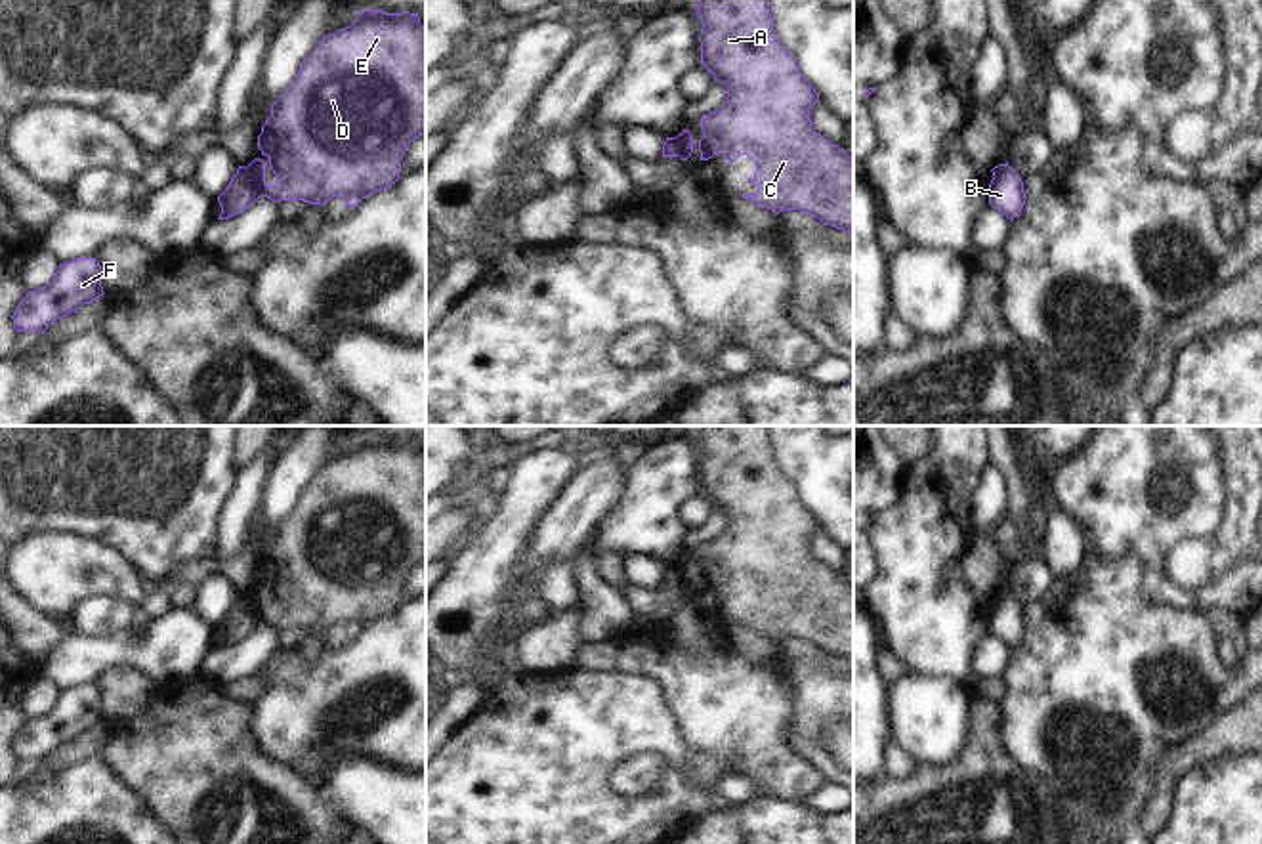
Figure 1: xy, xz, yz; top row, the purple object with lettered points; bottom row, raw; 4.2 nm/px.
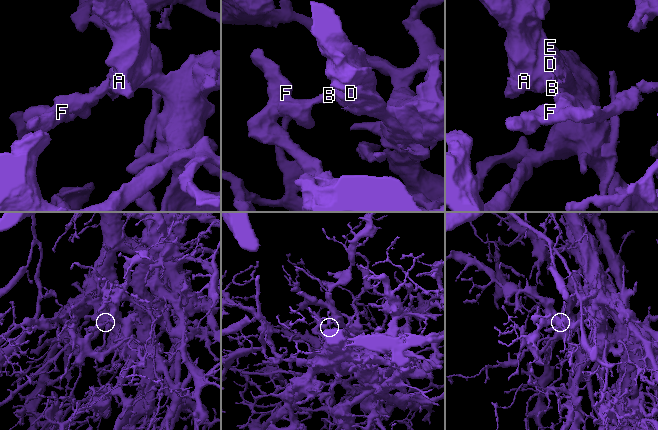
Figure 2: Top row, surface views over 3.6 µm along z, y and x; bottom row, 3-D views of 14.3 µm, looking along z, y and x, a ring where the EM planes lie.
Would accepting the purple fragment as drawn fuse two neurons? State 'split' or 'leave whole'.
split

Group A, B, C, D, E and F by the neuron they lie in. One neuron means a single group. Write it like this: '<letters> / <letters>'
A C D E / B F

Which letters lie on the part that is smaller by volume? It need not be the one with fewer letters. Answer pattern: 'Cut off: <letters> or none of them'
Cut off: B, F

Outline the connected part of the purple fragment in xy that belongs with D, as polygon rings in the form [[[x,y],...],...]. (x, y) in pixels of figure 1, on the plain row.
[[[365,437],[349,454],[323,464],[300,493],[292,512],[273,529],[271,544],[258,563],[258,577],[269,590],[254,586],[246,598],[260,624],[275,630],[304,628],[323,634],[332,624],[344,624],[355,636],[399,607],[405,579],[418,563],[426,563],[426,456],[418,441]]]

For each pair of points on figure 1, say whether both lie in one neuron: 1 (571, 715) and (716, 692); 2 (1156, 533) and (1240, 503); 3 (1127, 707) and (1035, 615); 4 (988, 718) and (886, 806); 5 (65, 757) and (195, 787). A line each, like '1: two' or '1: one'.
1: two
2: two
3: two
4: one
5: two

